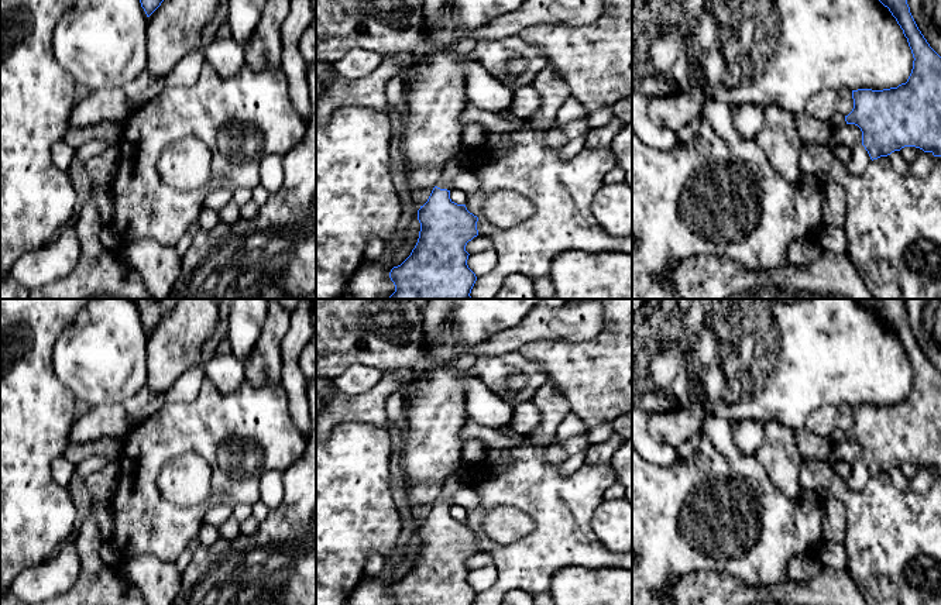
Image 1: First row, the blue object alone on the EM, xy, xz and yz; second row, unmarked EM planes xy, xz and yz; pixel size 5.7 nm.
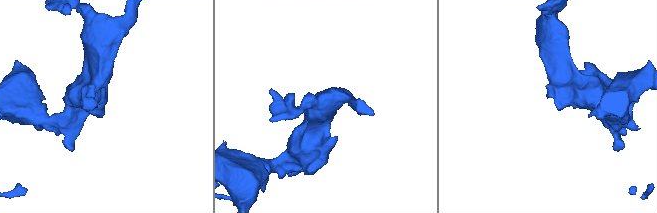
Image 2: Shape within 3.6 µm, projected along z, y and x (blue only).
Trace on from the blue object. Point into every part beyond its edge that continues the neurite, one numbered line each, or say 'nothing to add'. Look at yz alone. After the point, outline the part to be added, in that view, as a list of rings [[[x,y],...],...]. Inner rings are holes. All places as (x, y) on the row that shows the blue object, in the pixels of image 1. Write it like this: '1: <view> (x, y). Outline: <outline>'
1: yz (859, 161). Outline: [[[862,144],[851,148],[851,152],[852,158],[849,162],[846,162],[846,169],[851,175],[859,176],[866,171],[872,159]]]

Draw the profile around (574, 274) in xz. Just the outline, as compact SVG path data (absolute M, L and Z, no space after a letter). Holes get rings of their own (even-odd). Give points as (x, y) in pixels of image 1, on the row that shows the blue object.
M564 251L553 258L549 278L556 299L632 299L632 254Z

